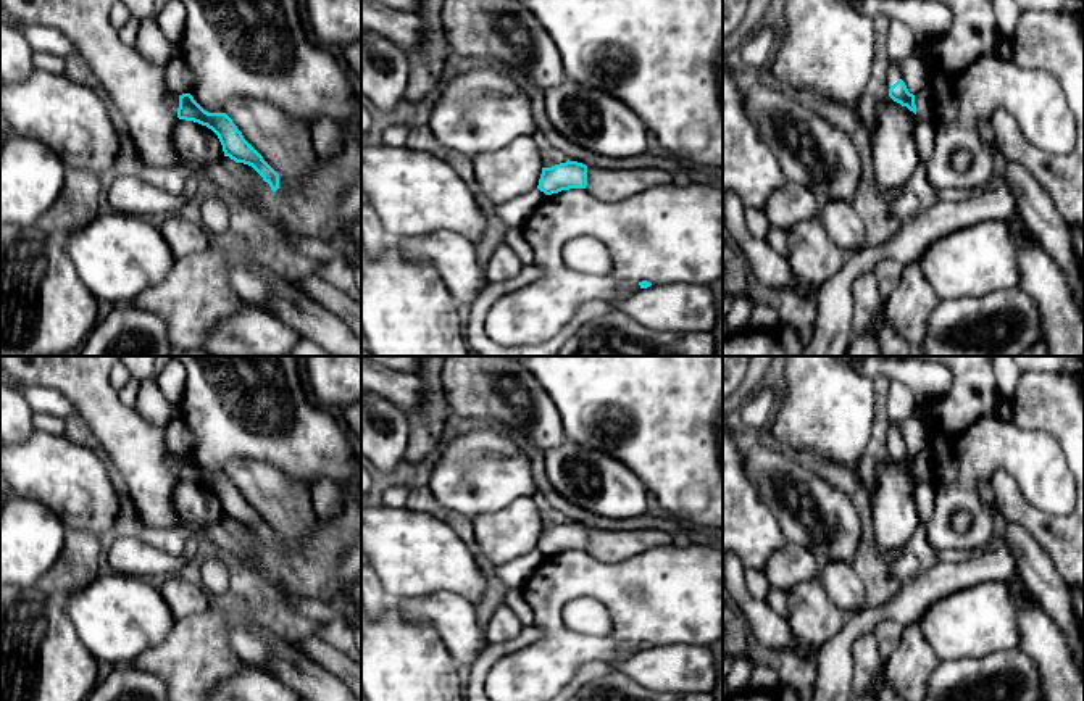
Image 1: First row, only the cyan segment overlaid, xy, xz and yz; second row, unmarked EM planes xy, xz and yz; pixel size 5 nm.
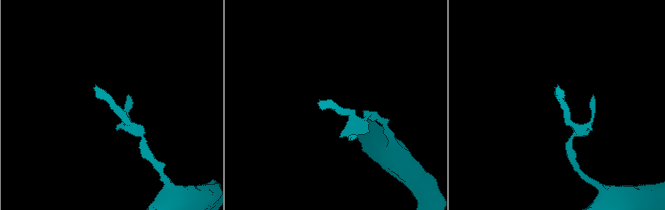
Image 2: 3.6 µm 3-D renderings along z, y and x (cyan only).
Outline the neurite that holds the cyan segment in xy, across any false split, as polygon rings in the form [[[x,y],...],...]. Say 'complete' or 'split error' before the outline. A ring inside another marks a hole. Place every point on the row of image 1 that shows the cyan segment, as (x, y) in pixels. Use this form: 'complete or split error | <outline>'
complete | [[[190,93],[179,95],[177,118],[194,121],[211,129],[221,145],[224,156],[236,163],[252,166],[271,190],[279,189],[279,174],[263,160],[263,156],[244,139],[242,132],[226,113],[205,111]]]

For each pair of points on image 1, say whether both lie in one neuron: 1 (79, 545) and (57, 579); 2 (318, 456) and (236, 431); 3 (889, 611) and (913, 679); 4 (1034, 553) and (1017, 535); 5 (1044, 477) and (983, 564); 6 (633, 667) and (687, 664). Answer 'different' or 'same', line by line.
1: same
2: same
3: different
4: same
5: different
6: same

